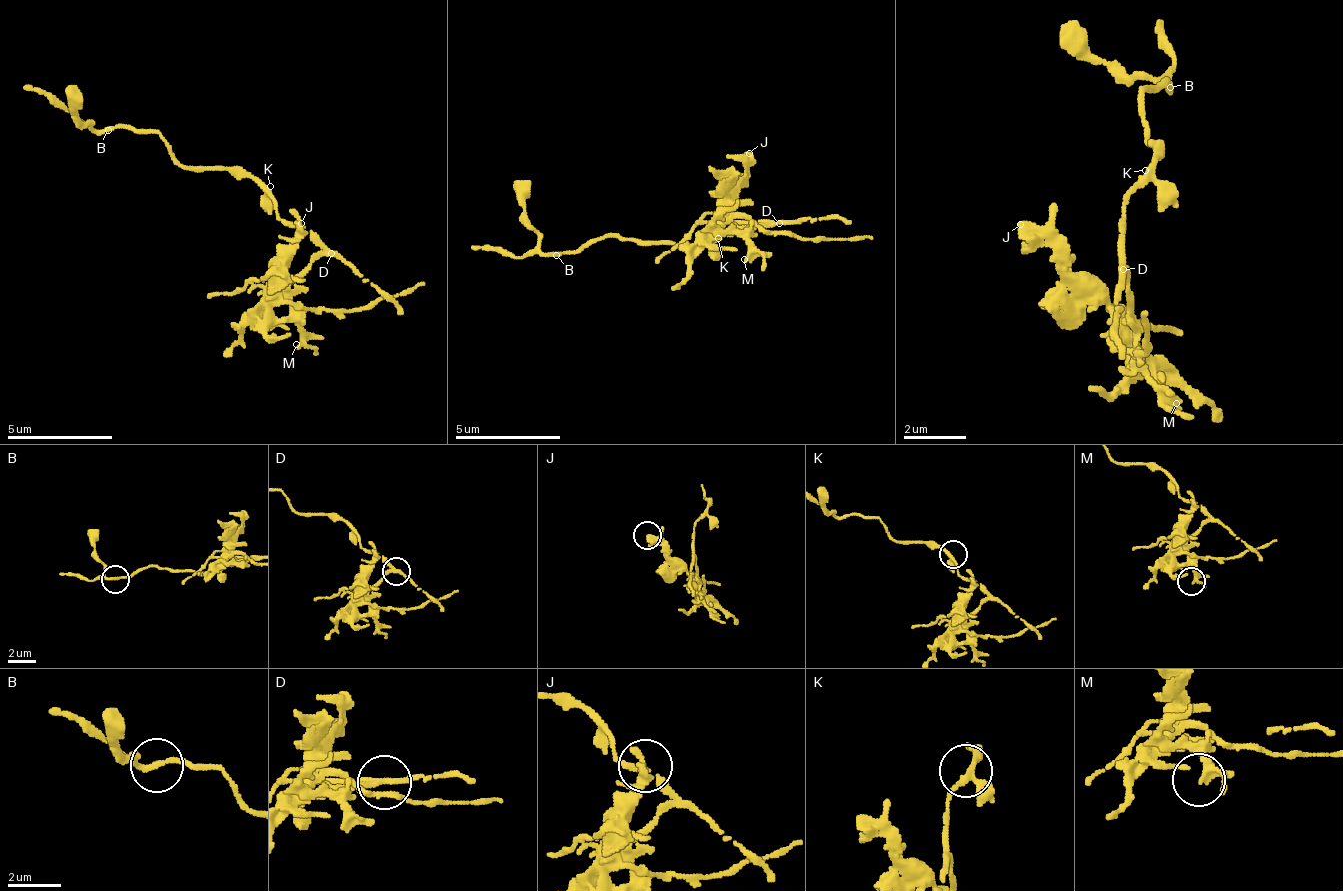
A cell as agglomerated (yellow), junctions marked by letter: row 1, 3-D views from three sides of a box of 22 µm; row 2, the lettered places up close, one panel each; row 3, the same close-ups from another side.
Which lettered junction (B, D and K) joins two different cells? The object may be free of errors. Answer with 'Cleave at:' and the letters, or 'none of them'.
Cleave at: D

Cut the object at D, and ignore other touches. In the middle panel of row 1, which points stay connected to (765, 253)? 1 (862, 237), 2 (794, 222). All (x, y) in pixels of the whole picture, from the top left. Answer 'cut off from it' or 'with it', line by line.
1: with it
2: cut off from it

